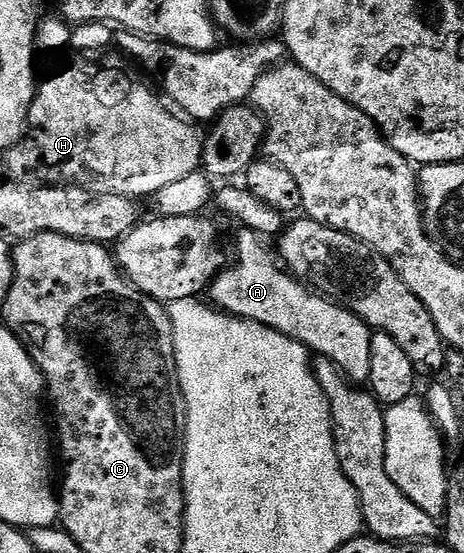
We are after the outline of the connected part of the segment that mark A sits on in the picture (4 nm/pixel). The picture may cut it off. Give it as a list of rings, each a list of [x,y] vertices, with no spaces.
[[[243,229],[240,234],[235,241],[235,262],[220,269],[209,286],[210,304],[231,317],[256,321],[289,339],[300,341],[312,354],[333,362],[348,381],[366,383],[373,330],[343,305],[315,292],[278,264],[275,266],[259,234],[251,229]]]

